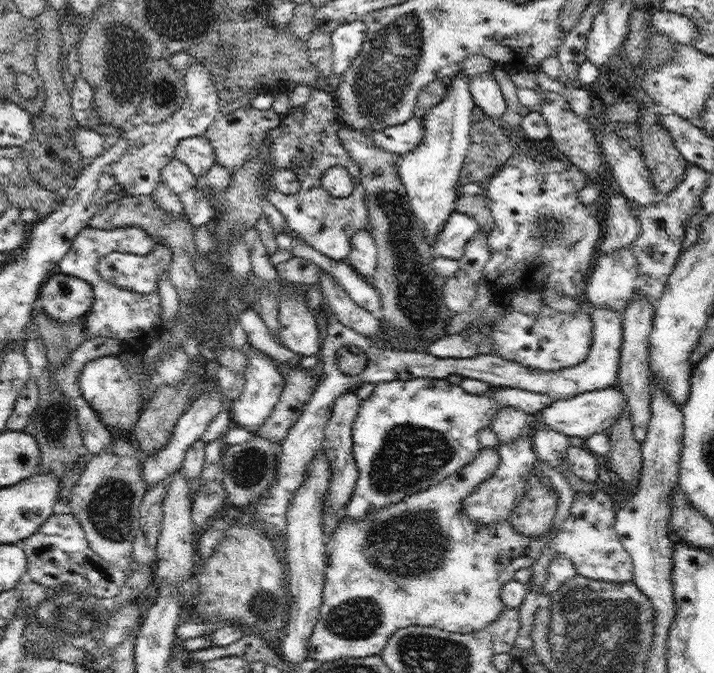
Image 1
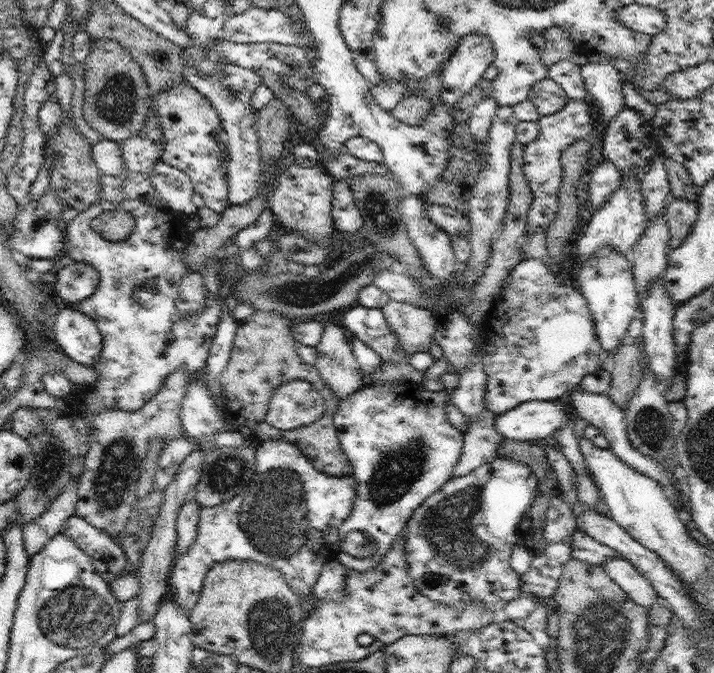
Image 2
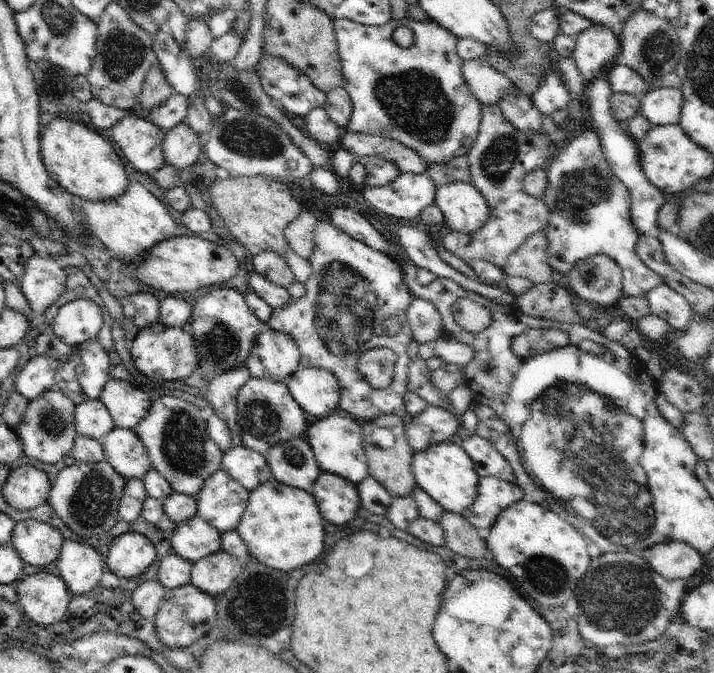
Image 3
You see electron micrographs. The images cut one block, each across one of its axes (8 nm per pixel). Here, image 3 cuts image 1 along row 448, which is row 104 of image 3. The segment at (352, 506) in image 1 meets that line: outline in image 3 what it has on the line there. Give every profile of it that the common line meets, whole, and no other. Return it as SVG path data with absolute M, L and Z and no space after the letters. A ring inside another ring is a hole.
M406 16L402 20L392 18L380 26L363 25L347 18L332 20L343 66L341 87L353 102L346 130L397 140L415 150L430 165L467 156L478 138L482 105L464 78L464 61L457 53L459 38L436 21L416 22ZM400 26L413 31L415 41L411 48L400 48L392 39L392 34Z

